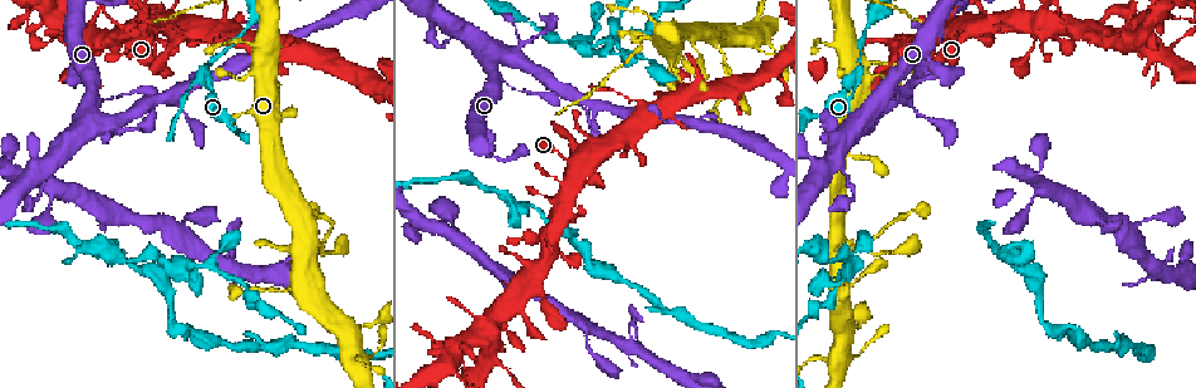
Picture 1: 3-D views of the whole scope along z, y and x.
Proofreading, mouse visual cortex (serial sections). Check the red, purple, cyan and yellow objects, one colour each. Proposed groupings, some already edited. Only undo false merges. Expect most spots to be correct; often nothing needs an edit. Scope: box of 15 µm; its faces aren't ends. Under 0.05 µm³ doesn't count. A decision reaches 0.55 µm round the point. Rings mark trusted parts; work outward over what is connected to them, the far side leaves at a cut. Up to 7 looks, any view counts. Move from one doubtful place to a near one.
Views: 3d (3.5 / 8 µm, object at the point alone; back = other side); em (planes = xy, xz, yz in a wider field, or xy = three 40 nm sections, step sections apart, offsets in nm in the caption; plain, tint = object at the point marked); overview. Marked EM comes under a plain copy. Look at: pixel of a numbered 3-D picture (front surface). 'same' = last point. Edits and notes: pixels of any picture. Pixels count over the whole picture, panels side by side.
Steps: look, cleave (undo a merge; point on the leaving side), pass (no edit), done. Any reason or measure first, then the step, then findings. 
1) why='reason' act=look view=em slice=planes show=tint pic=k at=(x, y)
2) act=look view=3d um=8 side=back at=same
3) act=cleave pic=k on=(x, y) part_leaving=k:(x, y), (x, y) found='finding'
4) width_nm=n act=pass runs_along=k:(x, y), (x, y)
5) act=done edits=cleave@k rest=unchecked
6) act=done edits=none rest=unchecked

why='narrows sharply' act=look view=3d um=3.5 pic=1 at=(208, 74)

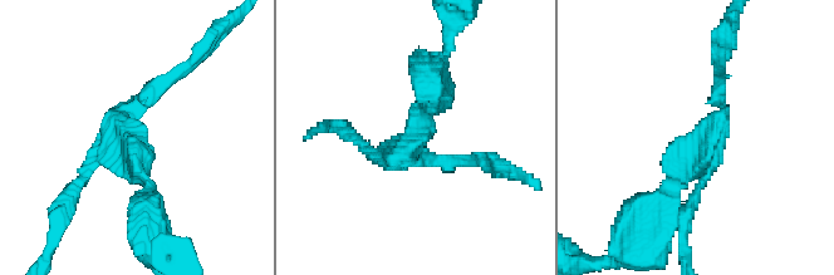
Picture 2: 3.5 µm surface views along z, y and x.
why='now the EM' act=look view=em slice=xy step=3 show=tint pic=2 at=(417, 143)

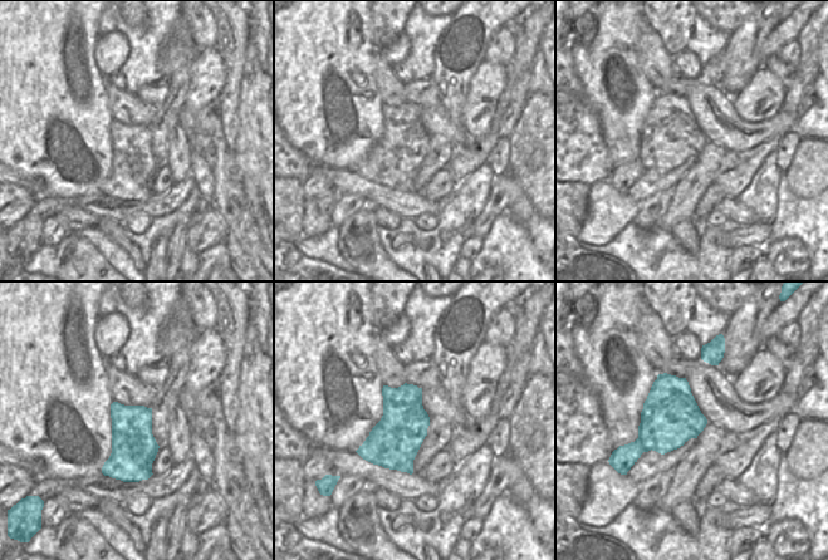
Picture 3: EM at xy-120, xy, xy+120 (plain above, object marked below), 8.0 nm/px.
arm_widths_nm=150,150,250 act=pass runs_along=2:(651, 210), (721, 117), (719, 82) found='continuous, no second cell'

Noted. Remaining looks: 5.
why='arms part here' act=look view=3d um=3.5 side=back pic=1 at=(296, 34)

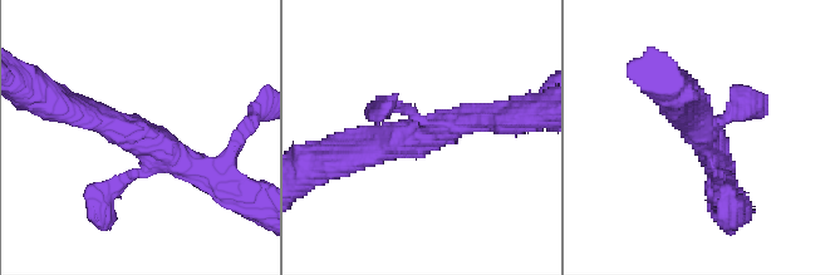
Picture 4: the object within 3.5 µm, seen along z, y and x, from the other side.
act=look view=em slice=xy step=5 show=tint pic=4 at=(439, 128)

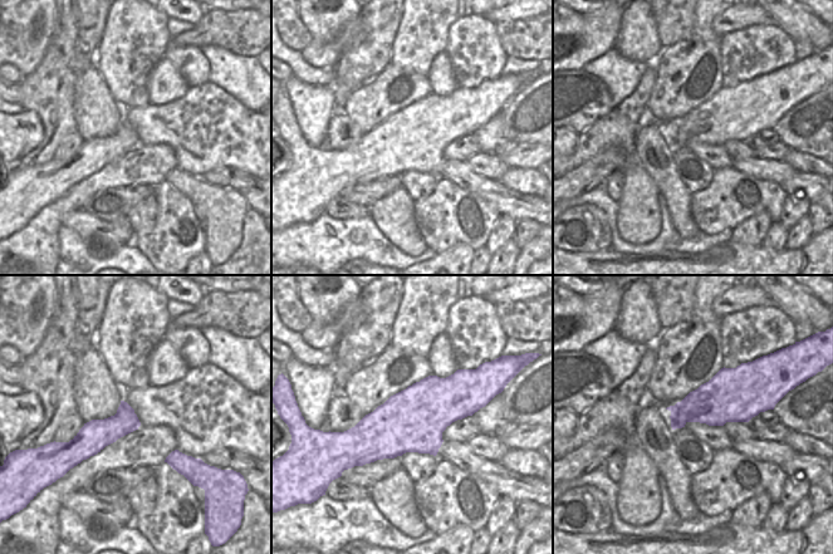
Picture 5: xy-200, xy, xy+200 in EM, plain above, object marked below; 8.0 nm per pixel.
act=pass runs_along=4:(230, 188), (168, 150), (87, 116) found='one cell here'

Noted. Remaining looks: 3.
why='arms part here' act=look view=3d um=3.5 pic=1 at=(723, 60)

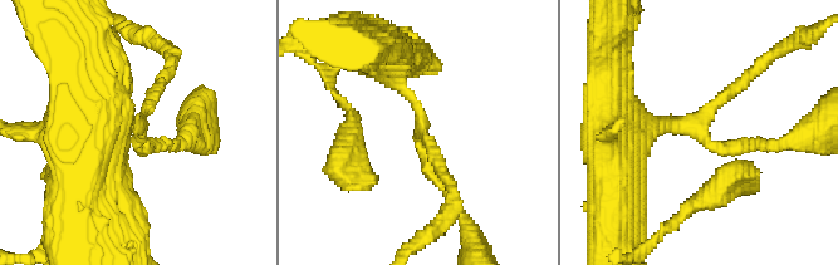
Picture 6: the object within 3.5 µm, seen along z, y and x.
act=look view=em slice=xy step=2 show=tint pic=6 at=(139, 122)

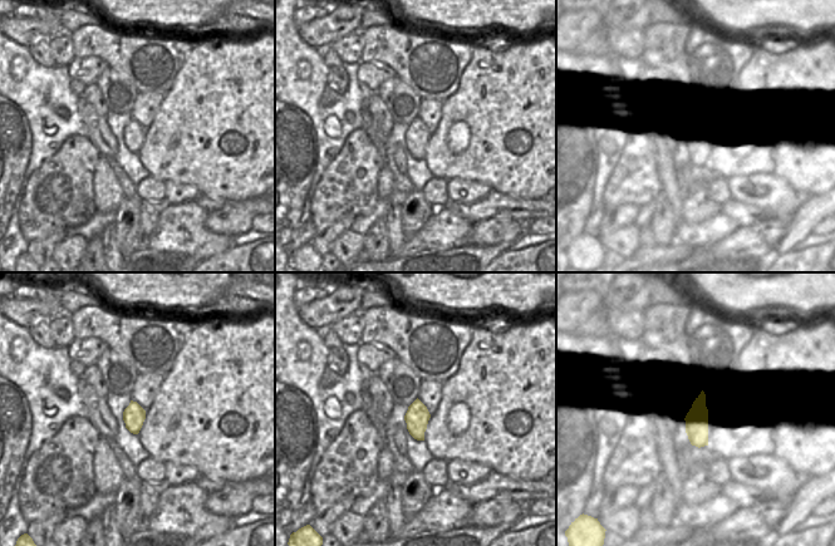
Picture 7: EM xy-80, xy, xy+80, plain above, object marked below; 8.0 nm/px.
act=look view=em slice=xy step=5 show=tint at=same

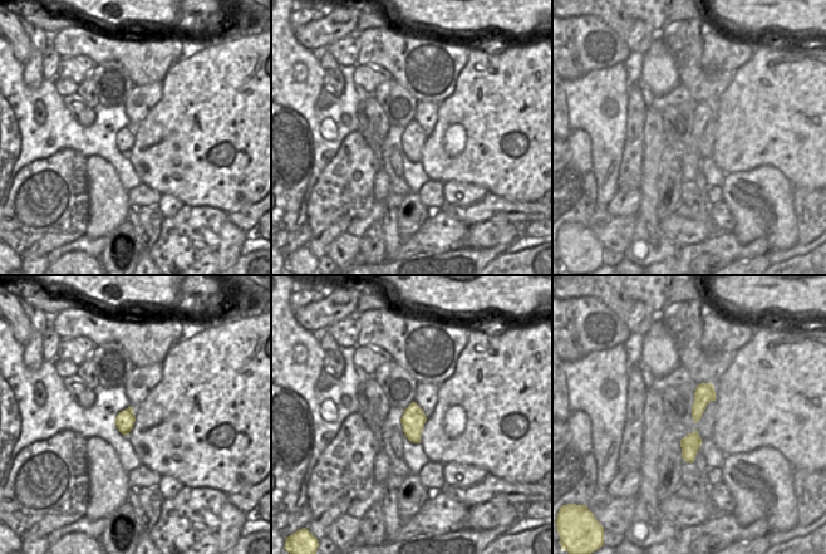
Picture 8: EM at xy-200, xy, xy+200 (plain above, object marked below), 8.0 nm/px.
width_nm=190 act=pass runs_along=6:(387, 50), (445, 189) found='all the same cell'

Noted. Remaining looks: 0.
act=done edits=none rest=unchecked

